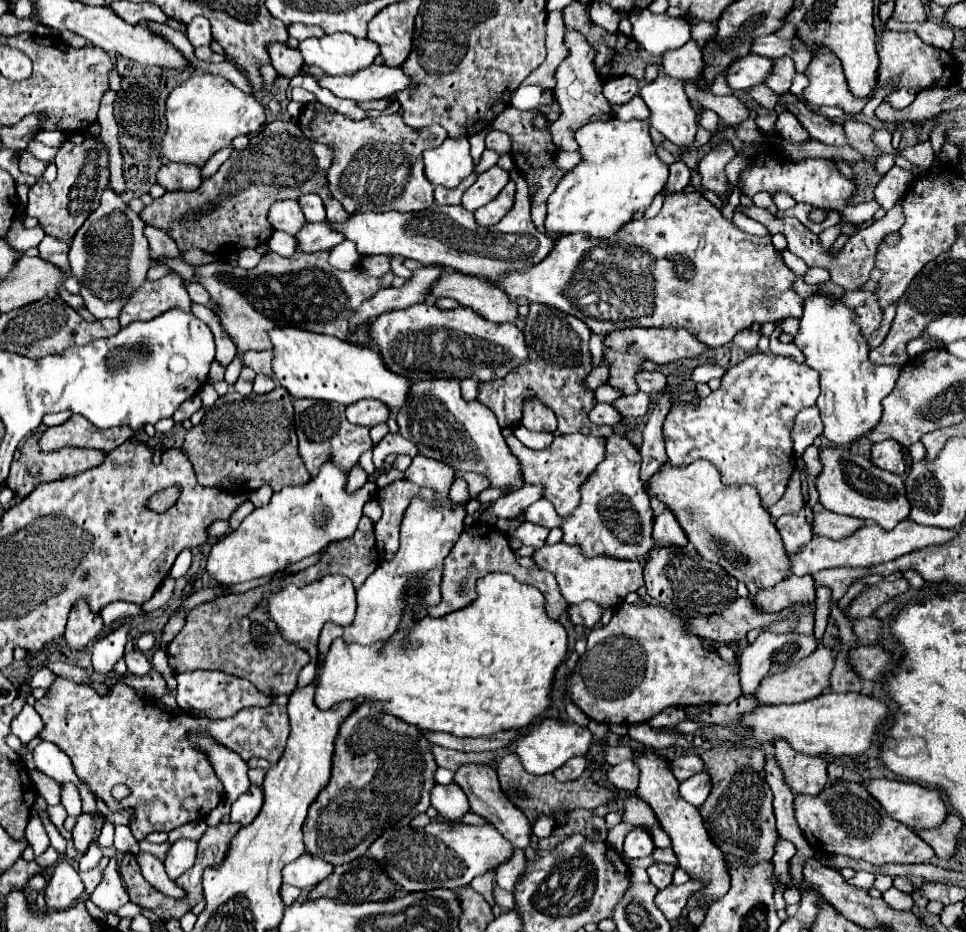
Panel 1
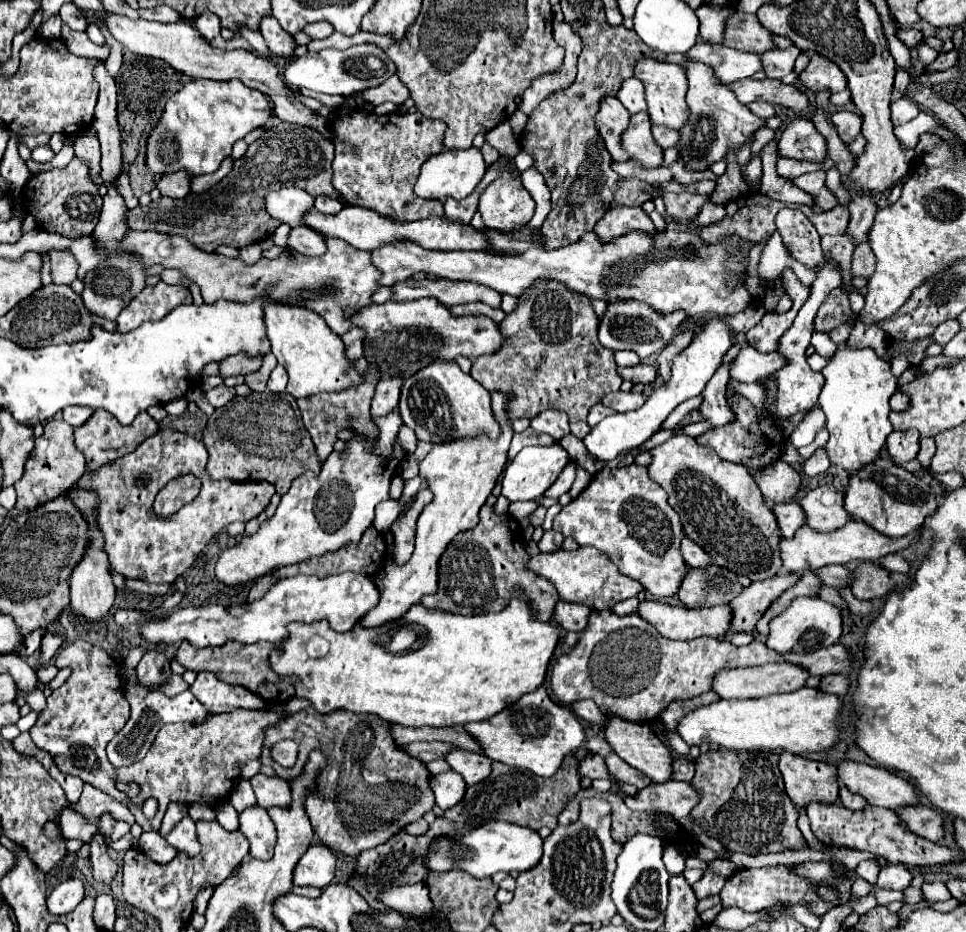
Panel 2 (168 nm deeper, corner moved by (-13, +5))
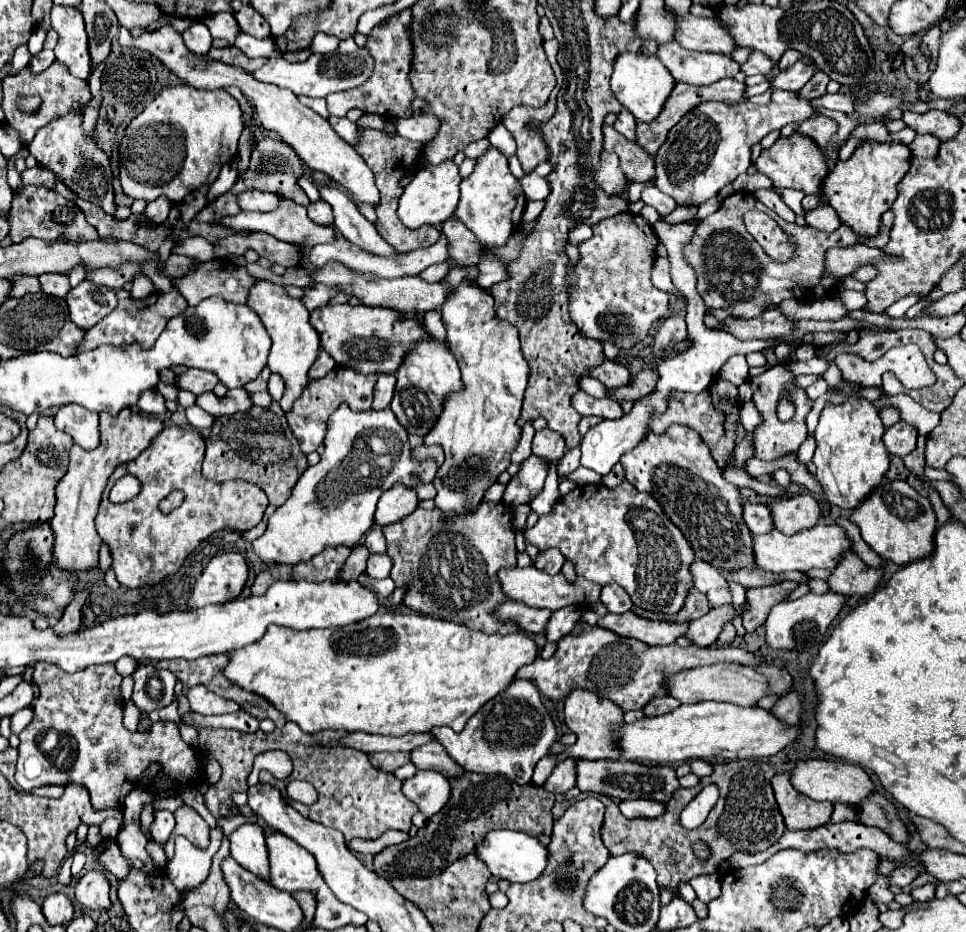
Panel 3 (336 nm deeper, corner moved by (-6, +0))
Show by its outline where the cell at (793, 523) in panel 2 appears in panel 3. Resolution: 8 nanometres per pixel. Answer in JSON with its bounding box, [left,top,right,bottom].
[742,502,774,534]

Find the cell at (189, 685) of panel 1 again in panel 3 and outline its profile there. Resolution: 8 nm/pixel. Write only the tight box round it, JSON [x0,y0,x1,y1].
[188,686,238,716]

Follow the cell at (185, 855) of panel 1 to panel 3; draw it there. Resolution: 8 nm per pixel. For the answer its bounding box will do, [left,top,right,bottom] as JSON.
[150,810,176,844]

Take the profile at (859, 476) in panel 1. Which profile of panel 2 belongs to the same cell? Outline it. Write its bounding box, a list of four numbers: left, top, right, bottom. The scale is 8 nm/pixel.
[845,463,937,537]

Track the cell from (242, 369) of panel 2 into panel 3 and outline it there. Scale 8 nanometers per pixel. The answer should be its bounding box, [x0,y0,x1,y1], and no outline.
[174,370,218,394]

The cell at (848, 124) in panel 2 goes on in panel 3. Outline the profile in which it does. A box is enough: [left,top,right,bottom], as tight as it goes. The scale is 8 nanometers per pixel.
[796,116,836,148]

